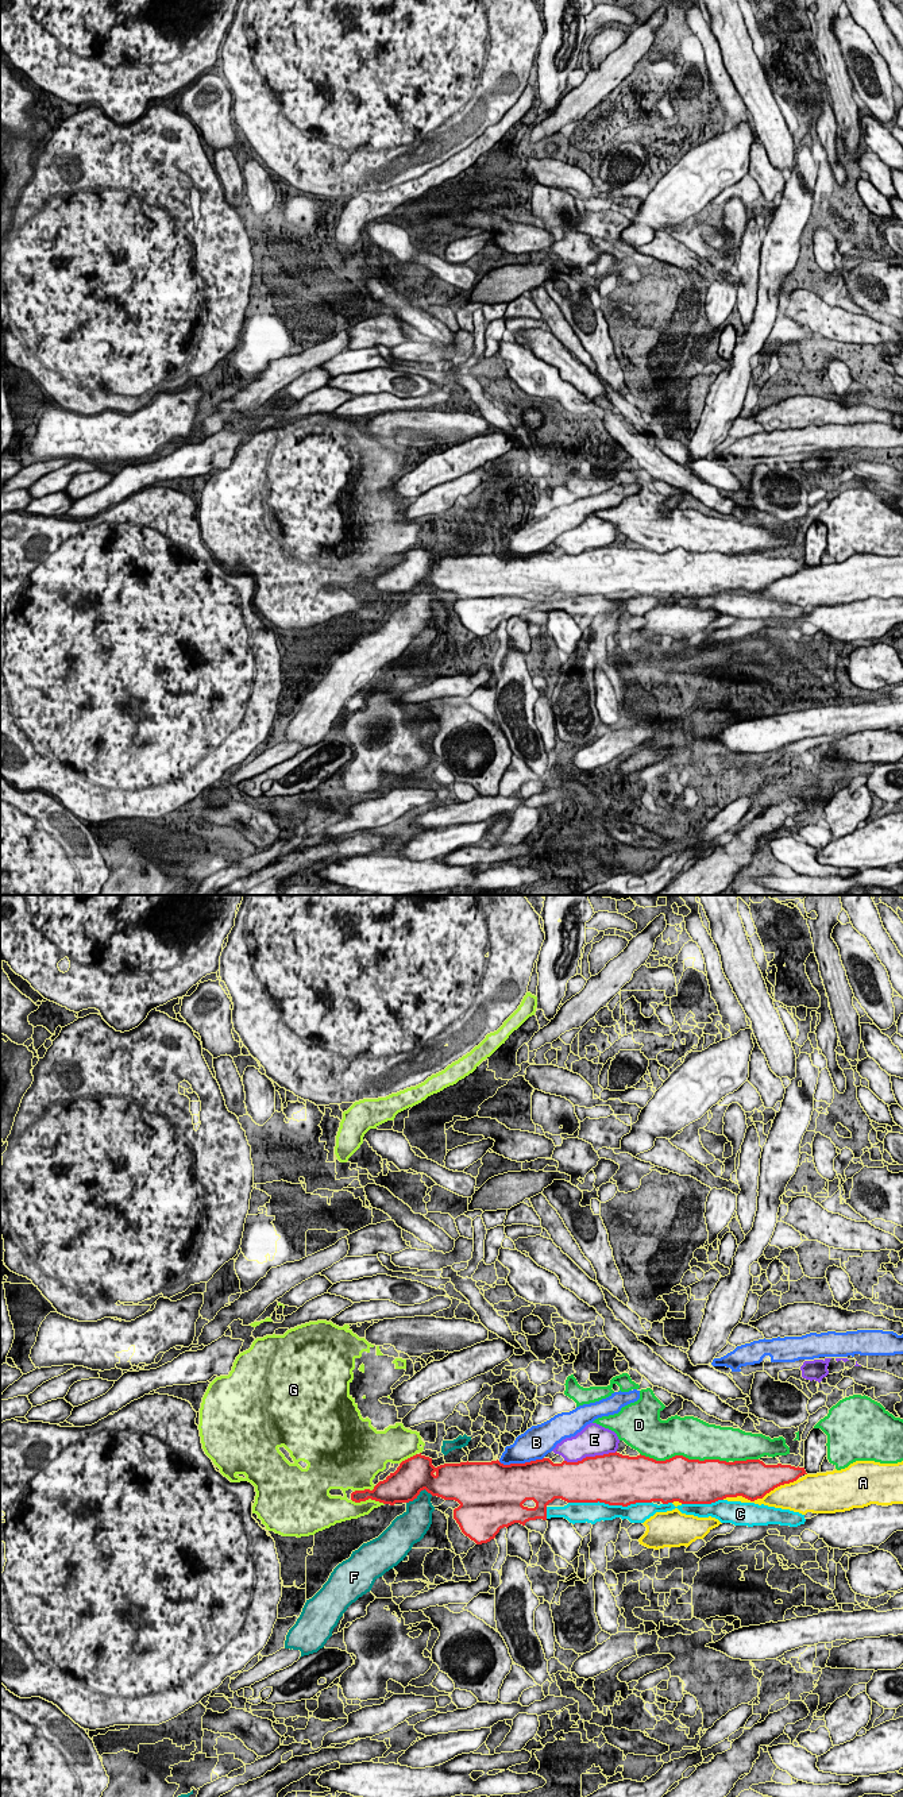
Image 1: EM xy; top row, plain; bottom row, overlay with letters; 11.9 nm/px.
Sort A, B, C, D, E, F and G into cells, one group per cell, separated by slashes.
A / B E / C / D / F / G

